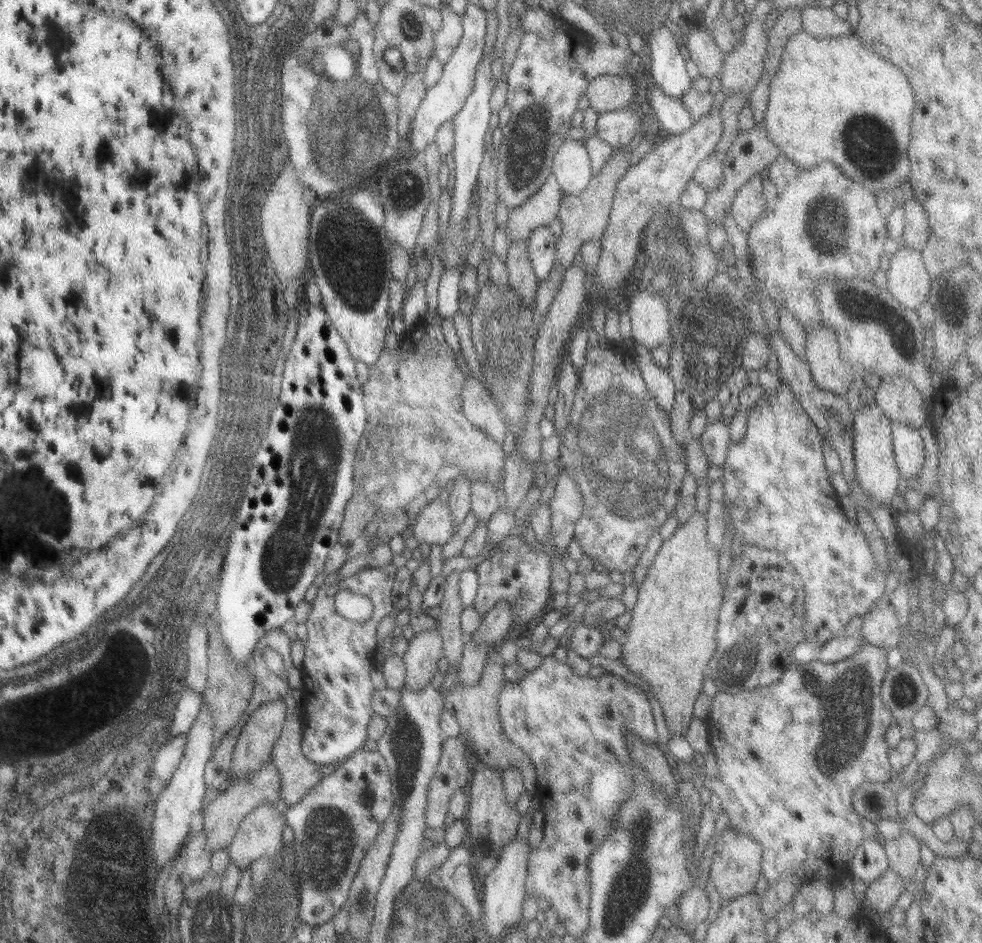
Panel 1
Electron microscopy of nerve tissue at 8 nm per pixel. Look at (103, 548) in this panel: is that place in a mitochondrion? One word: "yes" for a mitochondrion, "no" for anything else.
no

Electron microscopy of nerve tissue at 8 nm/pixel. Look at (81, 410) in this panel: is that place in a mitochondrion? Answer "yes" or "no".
no

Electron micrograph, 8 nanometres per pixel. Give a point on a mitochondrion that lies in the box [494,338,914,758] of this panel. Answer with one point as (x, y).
(739, 659)

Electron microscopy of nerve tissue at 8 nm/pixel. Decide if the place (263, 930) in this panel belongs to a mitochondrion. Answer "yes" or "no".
no

